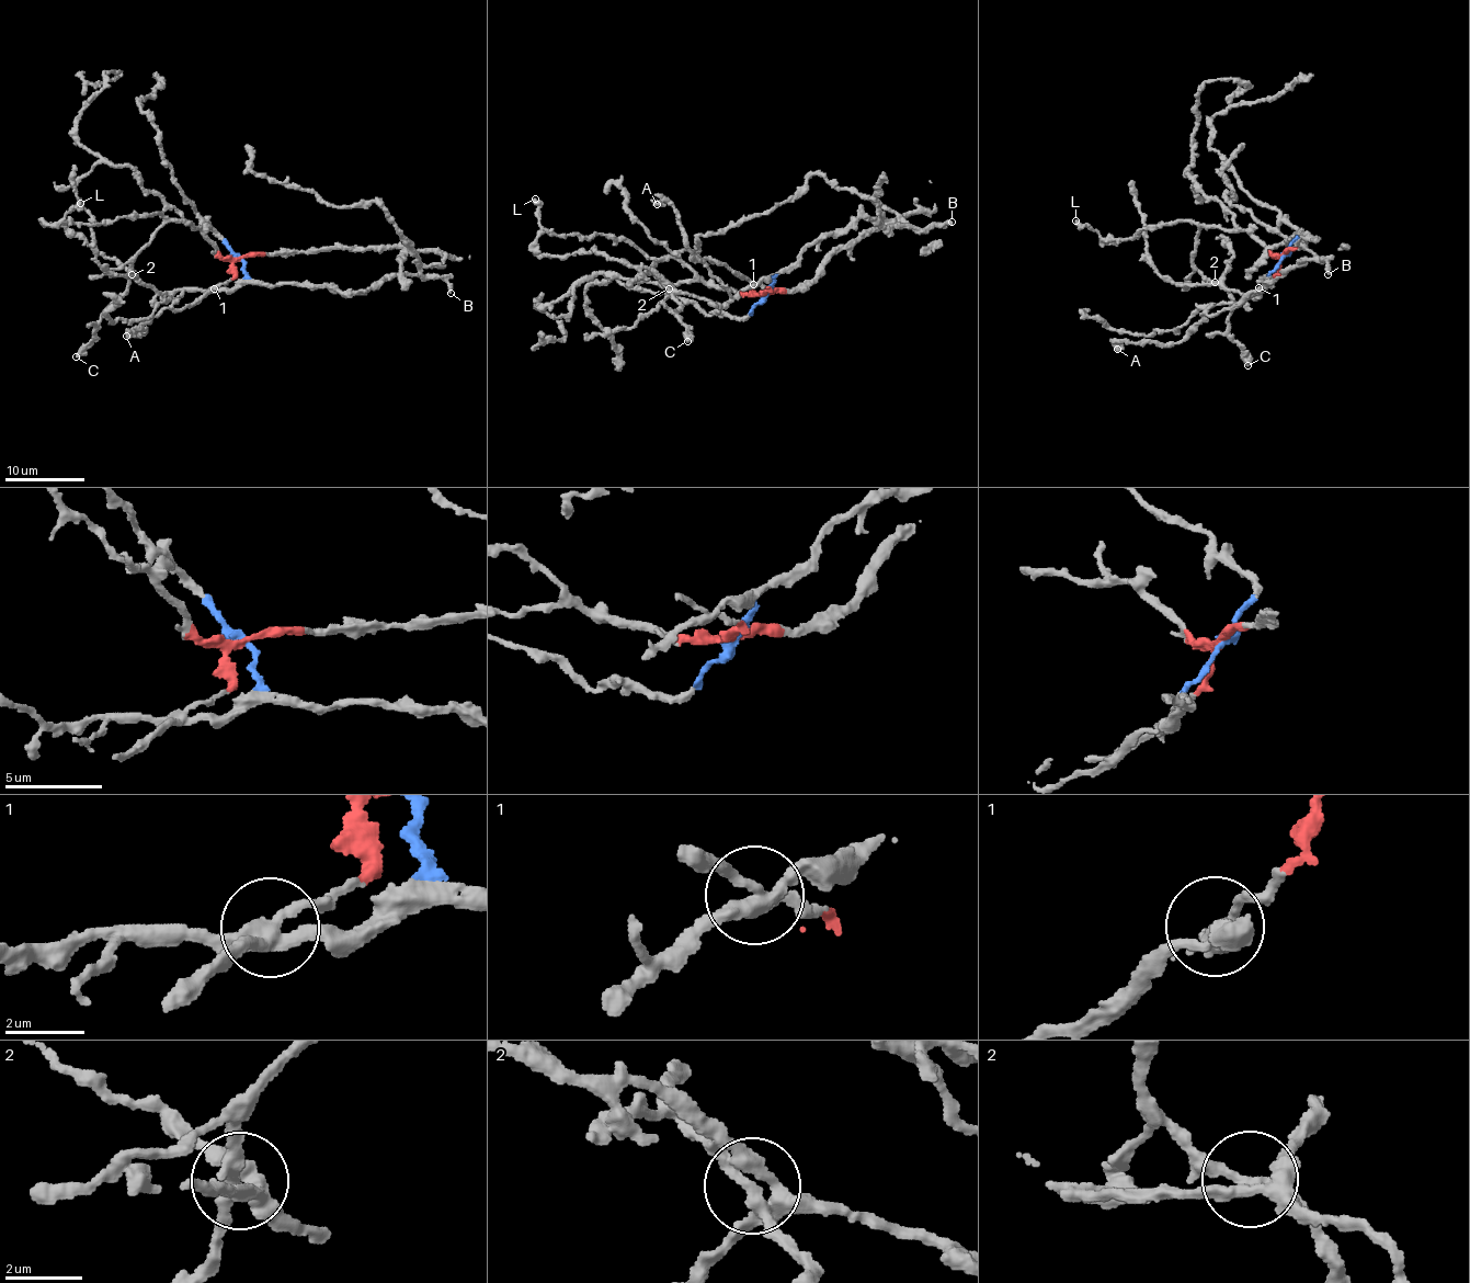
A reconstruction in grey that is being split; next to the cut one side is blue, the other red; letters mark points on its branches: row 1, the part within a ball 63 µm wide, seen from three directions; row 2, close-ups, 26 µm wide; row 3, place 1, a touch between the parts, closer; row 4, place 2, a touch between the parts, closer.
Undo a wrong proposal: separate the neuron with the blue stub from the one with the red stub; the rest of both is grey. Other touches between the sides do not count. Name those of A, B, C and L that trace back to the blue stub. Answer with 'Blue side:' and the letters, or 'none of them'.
Blue side: B

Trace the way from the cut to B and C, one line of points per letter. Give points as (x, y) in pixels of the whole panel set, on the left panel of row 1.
B: (239, 259), (251, 280), (272, 285), (302, 283), (356, 292), (378, 288), (397, 275), (441, 277), (449, 293)
C: (240, 259), (221, 258), (201, 230), (169, 222), (136, 254), (124, 293), (106, 309), (89, 345), (76, 356)

